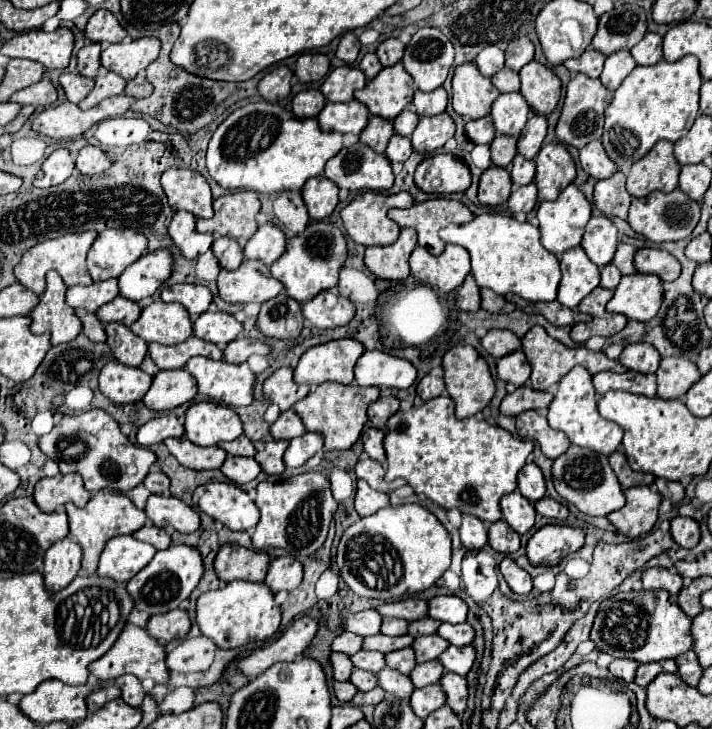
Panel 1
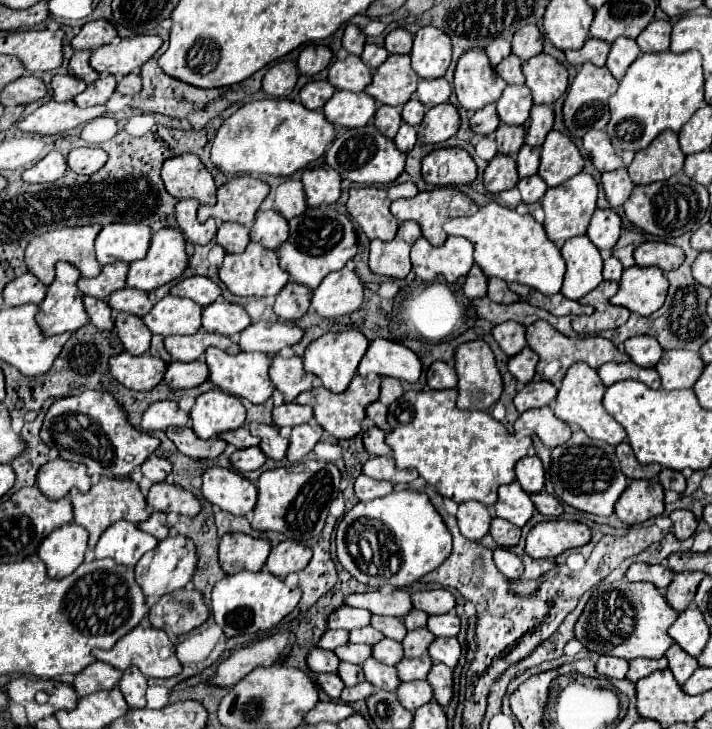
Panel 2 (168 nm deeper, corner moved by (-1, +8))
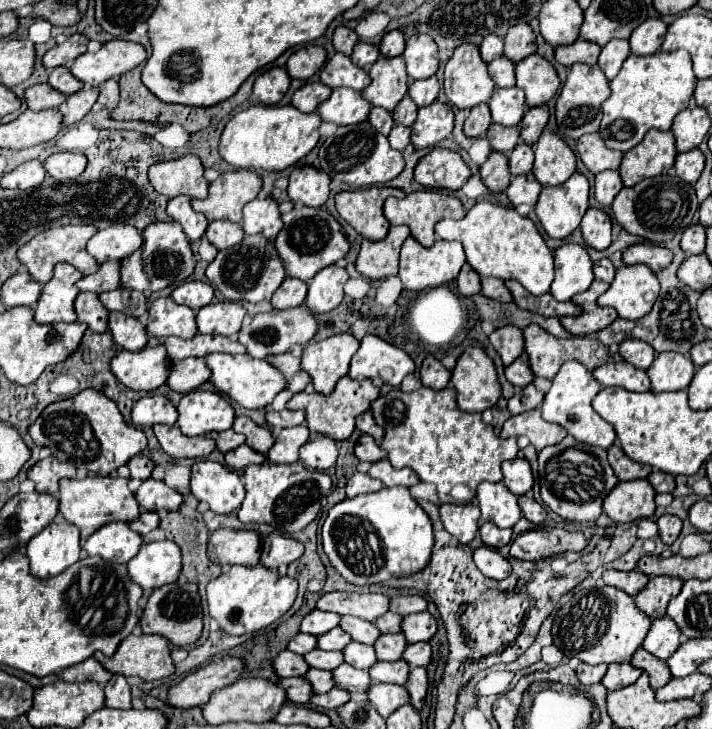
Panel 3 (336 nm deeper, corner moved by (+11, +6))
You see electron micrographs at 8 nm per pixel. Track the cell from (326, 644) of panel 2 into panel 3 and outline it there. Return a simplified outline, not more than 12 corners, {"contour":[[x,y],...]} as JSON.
{"contour":[[298,634],[288,642],[288,650],[308,654],[316,648],[316,636]]}

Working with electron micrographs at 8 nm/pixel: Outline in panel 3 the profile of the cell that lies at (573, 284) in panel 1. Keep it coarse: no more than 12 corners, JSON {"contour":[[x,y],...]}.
{"contour":[[566,242],[554,252],[550,294],[564,302],[592,280],[584,246]]}

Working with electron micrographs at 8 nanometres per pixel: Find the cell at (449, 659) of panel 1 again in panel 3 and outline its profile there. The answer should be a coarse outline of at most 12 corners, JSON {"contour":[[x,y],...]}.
{"contour":[[428,642],[408,644],[402,660],[410,666],[428,666],[432,648]]}

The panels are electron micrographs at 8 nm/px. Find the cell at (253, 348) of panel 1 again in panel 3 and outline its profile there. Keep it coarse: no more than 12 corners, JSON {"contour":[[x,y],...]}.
{"contour":[[302,306],[256,314],[238,340],[252,358],[308,344],[318,320]]}

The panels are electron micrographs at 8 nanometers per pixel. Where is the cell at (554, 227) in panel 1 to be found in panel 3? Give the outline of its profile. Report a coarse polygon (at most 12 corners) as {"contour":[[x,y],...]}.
{"contour":[[588,178],[546,186],[536,216],[550,238],[570,236],[588,210]]}

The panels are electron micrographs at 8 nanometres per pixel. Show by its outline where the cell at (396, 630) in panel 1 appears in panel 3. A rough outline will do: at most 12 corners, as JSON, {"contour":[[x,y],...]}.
{"contour":[[342,616],[340,628],[354,642],[374,644],[380,632],[372,622]]}

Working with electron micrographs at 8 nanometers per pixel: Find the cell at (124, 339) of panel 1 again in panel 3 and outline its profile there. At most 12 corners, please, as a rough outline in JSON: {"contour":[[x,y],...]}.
{"contour":[[110,312],[116,344],[136,352],[148,342],[144,324],[122,312]]}

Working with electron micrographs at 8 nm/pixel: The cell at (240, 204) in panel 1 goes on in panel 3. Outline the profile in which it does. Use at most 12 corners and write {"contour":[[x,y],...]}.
{"contour":[[254,170],[222,172],[192,208],[212,220],[242,220],[262,188]]}

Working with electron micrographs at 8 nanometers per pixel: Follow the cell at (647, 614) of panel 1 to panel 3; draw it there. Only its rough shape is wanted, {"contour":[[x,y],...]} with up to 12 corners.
{"contour":[[602,584],[560,606],[552,640],[586,664],[626,664],[652,620]]}

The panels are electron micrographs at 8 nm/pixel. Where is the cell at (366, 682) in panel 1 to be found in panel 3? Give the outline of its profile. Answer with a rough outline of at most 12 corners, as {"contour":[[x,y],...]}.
{"contour":[[310,668],[304,680],[314,694],[324,694],[334,688],[328,670]]}

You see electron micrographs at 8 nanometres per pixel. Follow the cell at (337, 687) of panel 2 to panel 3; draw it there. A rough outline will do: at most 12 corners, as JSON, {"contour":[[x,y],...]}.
{"contour":[[304,678],[280,680],[288,702],[306,704],[312,696]]}

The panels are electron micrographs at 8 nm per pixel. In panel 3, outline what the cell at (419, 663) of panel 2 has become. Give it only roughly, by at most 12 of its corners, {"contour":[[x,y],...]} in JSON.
{"contour":[[404,660],[376,662],[372,682],[404,684],[410,668]]}

